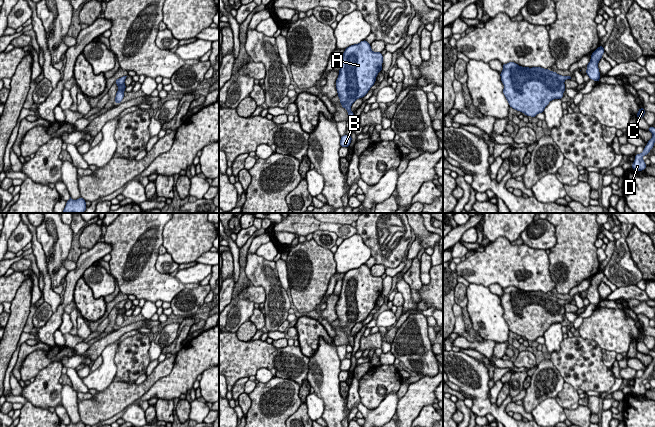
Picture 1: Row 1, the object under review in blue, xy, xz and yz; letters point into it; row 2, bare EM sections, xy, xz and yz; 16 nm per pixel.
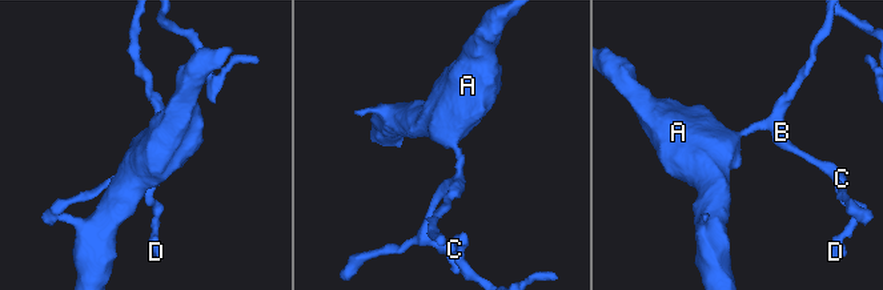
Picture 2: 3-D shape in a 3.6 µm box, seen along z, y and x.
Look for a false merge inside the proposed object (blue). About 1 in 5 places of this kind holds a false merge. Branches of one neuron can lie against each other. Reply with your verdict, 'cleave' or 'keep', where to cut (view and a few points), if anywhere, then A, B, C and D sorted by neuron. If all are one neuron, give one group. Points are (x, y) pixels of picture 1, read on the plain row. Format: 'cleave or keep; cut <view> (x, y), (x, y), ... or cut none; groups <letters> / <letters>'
keep; cut none; groups A B C D

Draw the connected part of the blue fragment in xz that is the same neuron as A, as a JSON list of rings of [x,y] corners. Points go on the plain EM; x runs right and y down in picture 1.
[[[363,264],[344,274],[342,288],[336,304],[337,320],[343,332],[348,335],[350,345],[354,346],[354,337],[350,334],[352,328],[359,322],[364,321],[376,306],[377,298],[382,295],[383,279],[381,276],[373,276],[371,269]]]

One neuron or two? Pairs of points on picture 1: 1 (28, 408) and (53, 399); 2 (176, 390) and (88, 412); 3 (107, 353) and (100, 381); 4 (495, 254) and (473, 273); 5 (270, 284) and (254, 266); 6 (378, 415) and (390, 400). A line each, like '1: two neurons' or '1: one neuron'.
1: two neurons
2: two neurons
3: one neuron
4: one neuron
5: one neuron
6: one neuron

